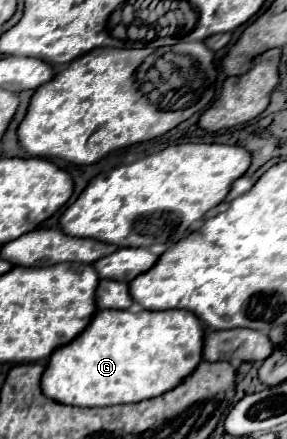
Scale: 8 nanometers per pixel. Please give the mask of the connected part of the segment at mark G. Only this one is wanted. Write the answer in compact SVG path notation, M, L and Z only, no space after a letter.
M99 310L81 336L51 354L49 366L41 378L41 388L51 400L81 408L137 404L155 398L157 394L165 394L183 382L183 378L187 378L203 360L203 338L205 328L189 310L141 310L137 314L129 310Z

